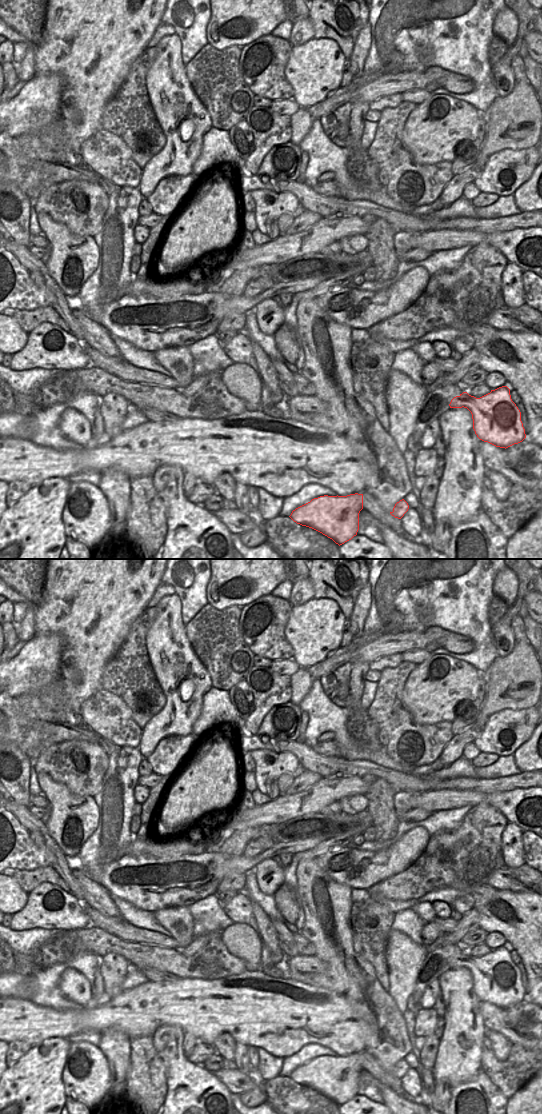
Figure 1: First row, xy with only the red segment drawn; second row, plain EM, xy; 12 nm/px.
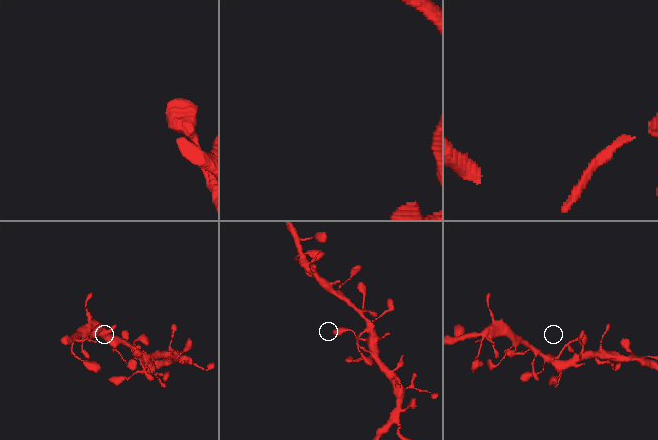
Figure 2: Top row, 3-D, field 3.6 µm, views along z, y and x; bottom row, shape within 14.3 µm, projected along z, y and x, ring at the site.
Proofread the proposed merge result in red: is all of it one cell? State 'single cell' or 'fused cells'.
single cell

